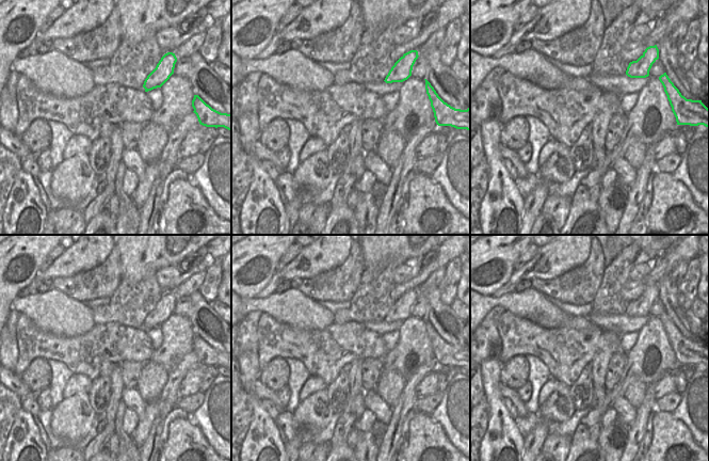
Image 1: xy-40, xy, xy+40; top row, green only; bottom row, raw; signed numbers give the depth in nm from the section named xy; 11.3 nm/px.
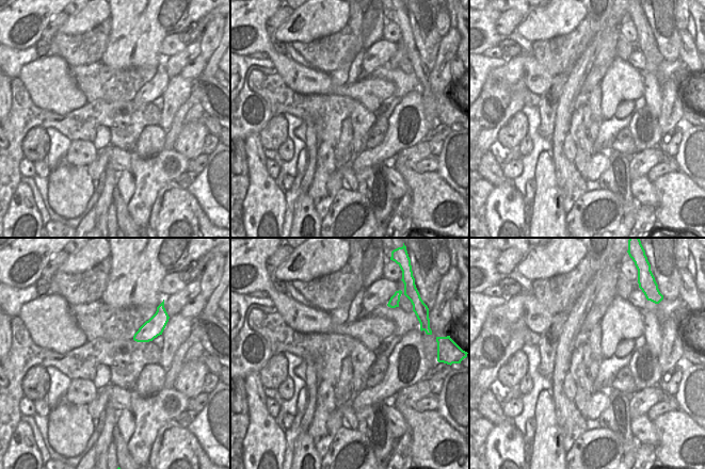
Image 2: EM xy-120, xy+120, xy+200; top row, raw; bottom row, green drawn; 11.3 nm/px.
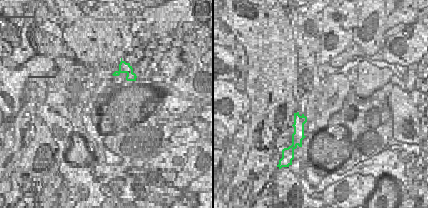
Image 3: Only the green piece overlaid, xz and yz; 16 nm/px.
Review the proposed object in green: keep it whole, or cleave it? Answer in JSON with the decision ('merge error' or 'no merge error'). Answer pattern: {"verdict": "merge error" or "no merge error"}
{"verdict": "merge error"}

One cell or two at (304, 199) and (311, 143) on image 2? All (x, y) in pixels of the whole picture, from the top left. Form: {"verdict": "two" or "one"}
{"verdict": "two"}

